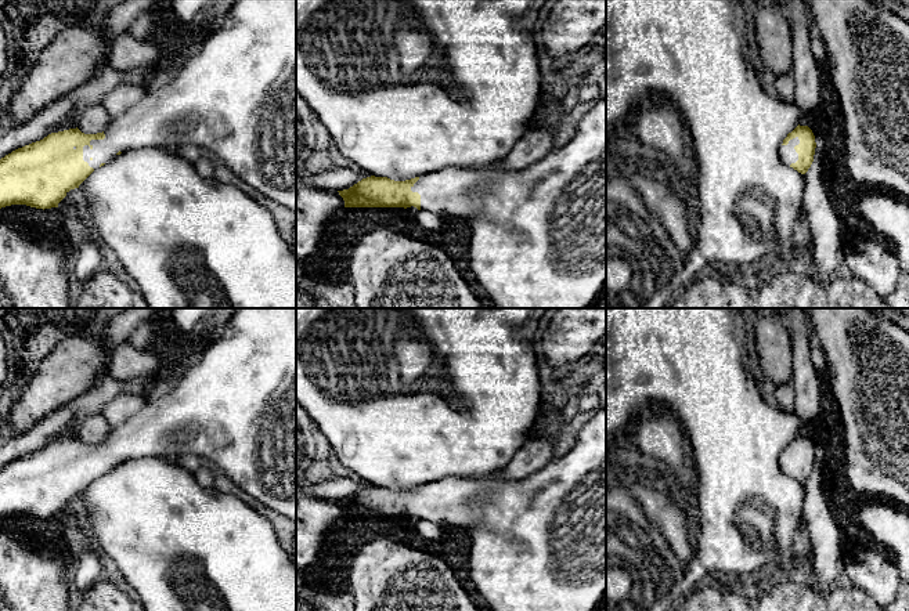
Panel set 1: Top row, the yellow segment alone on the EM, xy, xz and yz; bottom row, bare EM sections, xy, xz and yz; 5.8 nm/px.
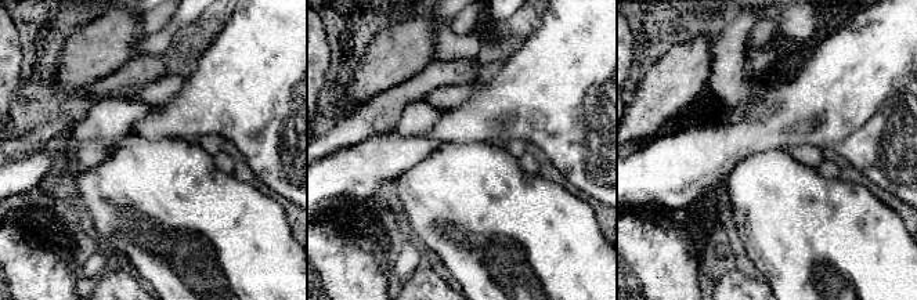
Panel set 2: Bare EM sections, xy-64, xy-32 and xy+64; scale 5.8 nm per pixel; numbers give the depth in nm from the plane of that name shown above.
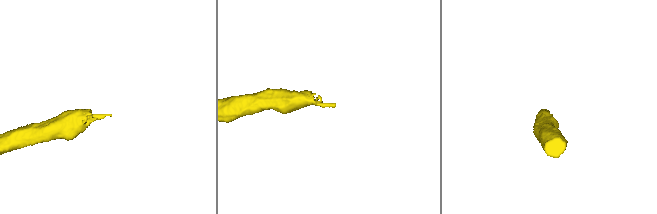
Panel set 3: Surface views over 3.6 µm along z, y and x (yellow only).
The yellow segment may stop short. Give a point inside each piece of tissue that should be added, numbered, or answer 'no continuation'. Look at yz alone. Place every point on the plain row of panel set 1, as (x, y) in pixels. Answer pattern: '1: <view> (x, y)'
1: yz (787, 463)

